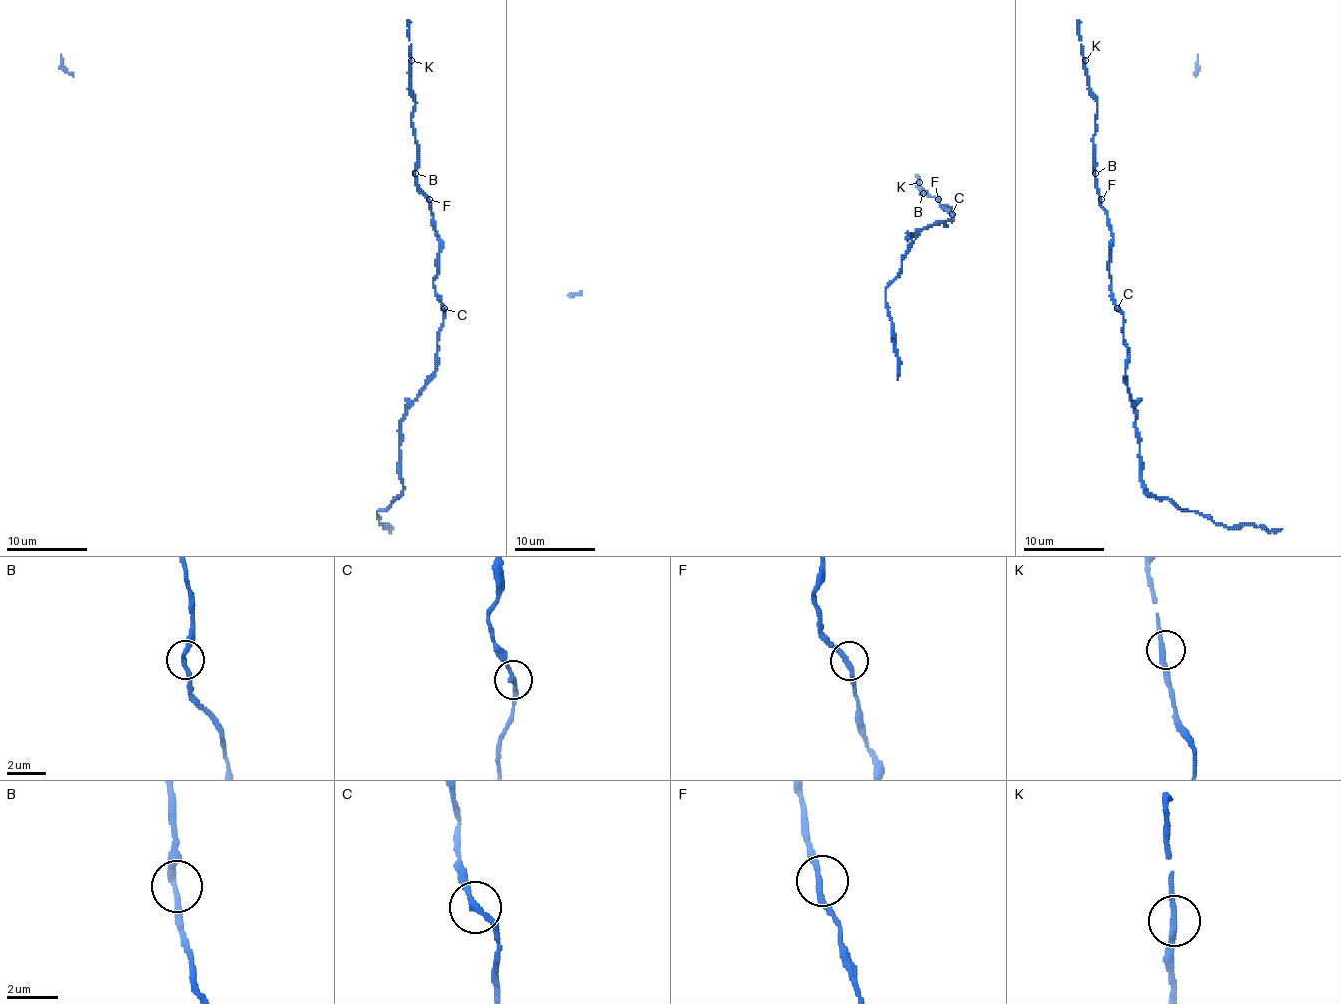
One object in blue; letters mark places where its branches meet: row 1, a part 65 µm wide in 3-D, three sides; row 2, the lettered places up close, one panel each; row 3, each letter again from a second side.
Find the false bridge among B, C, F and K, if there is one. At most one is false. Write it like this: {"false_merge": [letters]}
{"false_merge": []}

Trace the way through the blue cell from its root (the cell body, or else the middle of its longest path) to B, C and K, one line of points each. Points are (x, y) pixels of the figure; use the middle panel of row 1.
B: (936, 197), (923, 193)
C: (936, 197), (948, 211), (946, 207), (942, 209), (952, 215)
K: (936, 197), (929, 197), (923, 193), (925, 190), (919, 193), (921, 195), (919, 182)

